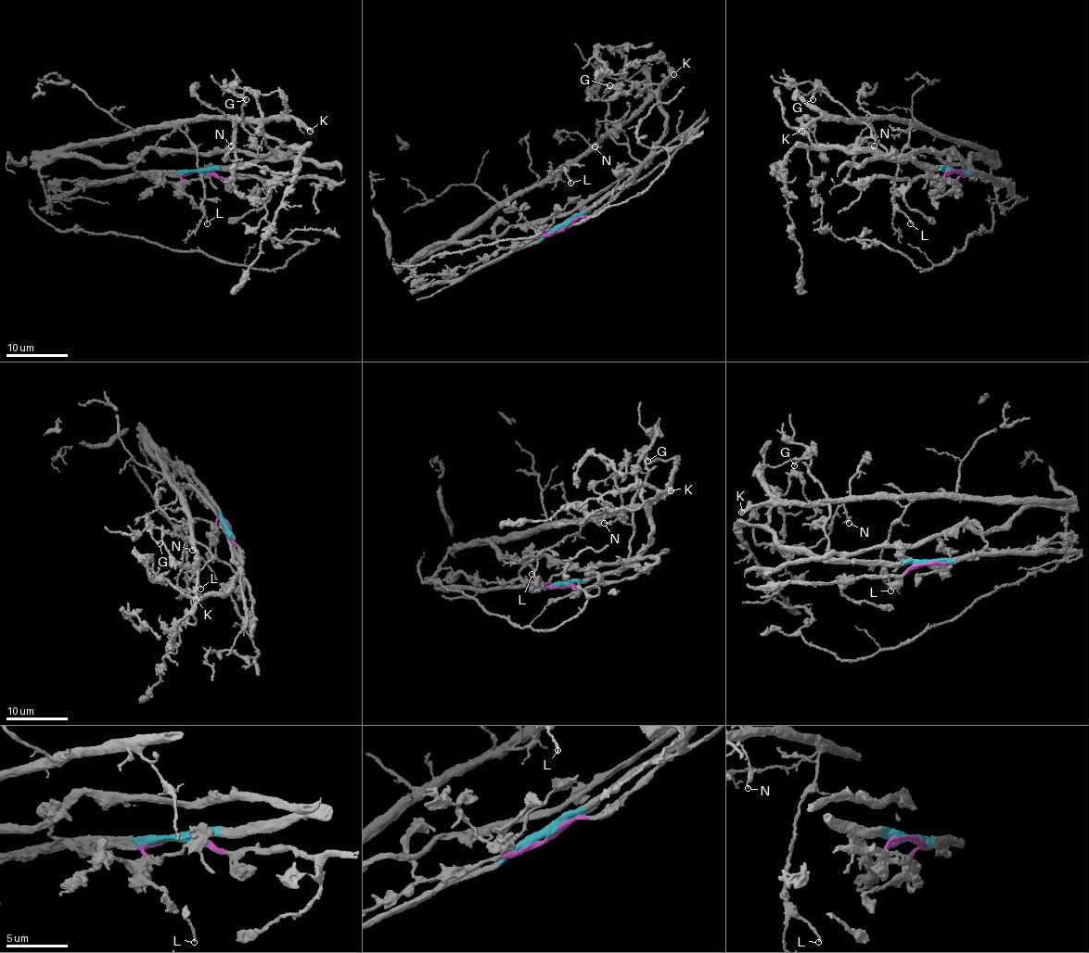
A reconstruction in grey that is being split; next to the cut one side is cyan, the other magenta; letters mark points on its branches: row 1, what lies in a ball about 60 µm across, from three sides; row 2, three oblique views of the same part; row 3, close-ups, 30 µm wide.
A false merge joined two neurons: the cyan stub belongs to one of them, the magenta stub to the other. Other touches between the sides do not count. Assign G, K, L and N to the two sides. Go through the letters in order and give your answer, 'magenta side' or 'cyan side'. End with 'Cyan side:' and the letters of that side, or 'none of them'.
G: cyan side
K: cyan side
L: cyan side
N: cyan side
Cyan side: G, K, L, N

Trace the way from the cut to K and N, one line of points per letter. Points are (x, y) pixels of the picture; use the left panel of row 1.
K: (198, 171), (245, 168), (261, 160), (273, 160), (276, 157), (265, 138), (247, 123), (296, 119), (310, 131)
N: (198, 171), (245, 168), (276, 157), (262, 135), (244, 121), (237, 121), (231, 146)

